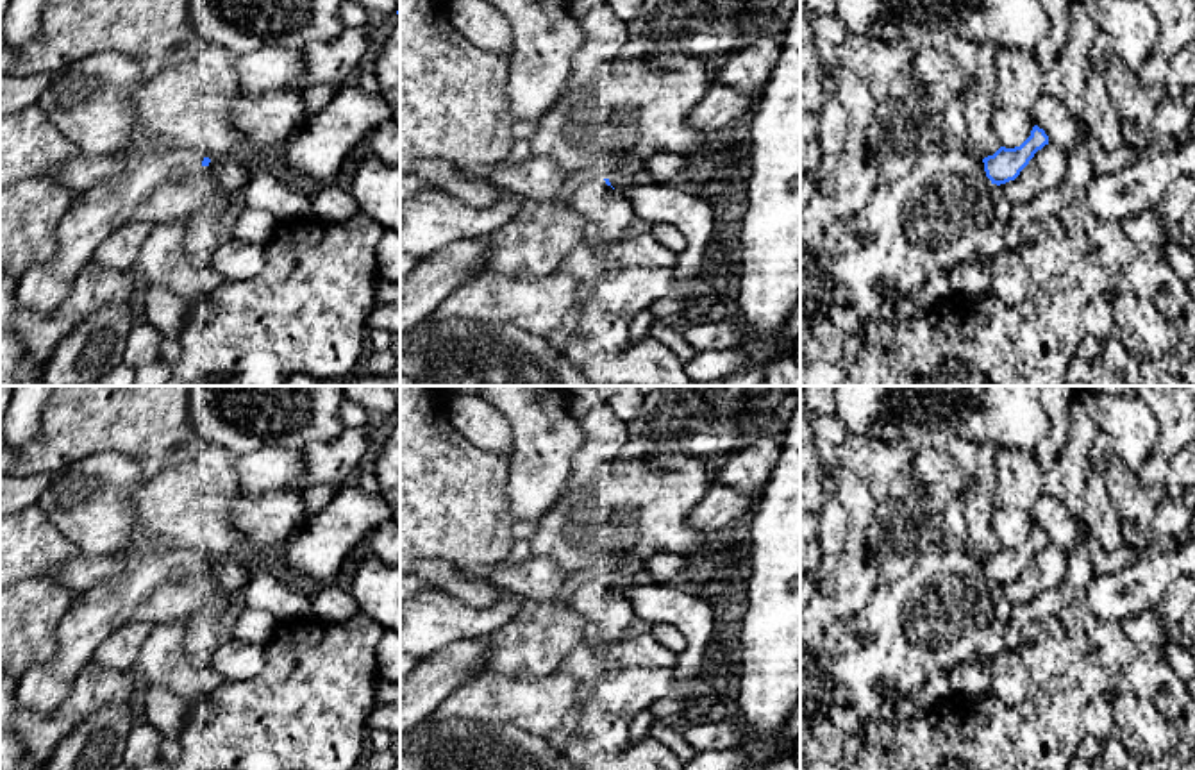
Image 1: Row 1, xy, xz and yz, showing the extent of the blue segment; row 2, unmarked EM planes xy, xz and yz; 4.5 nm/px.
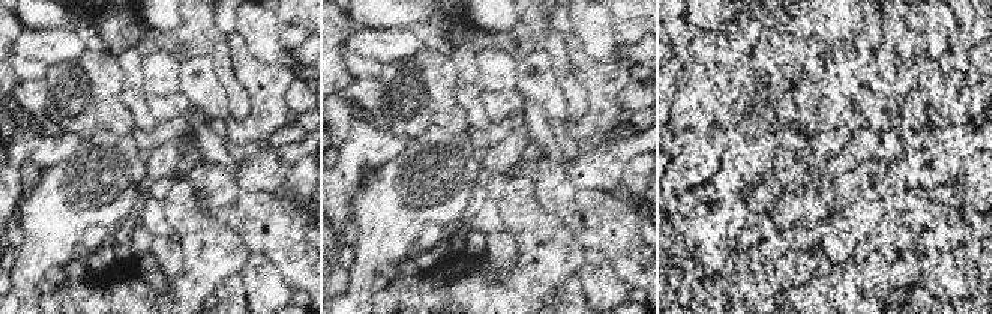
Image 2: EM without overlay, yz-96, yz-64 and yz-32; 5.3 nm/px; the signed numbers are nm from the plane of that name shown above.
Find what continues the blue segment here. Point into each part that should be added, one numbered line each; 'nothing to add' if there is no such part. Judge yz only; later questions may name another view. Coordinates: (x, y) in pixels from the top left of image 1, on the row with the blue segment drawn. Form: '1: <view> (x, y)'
nothing to add

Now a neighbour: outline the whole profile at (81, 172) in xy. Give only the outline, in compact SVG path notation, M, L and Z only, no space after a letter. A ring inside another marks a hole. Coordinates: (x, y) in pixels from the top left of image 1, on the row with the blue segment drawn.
M127 154L77 155L52 173L52 179L70 189L86 191L91 186L123 173Z

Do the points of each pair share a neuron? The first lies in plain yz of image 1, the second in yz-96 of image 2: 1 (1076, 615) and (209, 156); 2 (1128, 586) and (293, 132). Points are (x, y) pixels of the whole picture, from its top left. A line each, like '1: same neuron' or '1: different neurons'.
1: different neurons
2: different neurons

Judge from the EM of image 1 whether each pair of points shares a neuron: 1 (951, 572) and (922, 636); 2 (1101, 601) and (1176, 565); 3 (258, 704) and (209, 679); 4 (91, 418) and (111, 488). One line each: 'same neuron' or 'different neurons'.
1: same neuron
2: same neuron
3: different neurons
4: different neurons

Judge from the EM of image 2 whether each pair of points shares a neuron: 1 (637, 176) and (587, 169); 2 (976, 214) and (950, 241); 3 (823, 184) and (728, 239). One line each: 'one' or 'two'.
1: two
2: two
3: two

